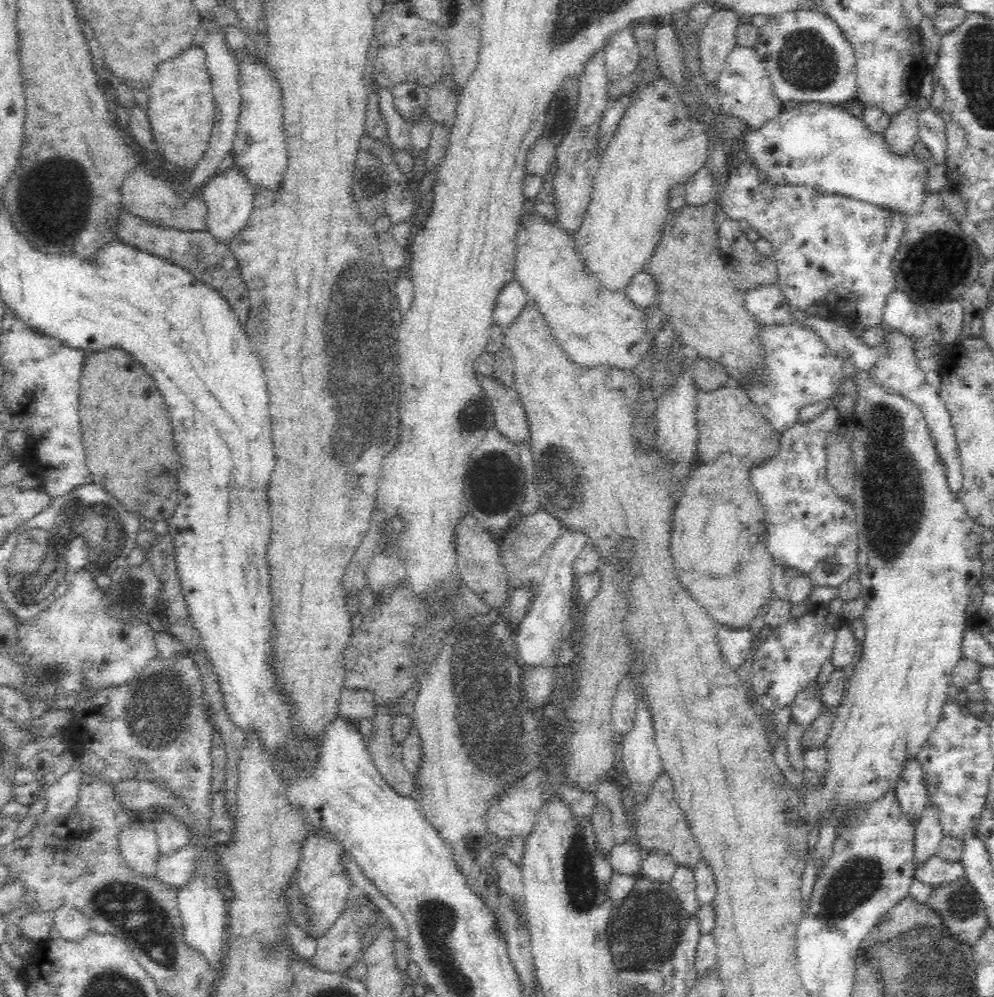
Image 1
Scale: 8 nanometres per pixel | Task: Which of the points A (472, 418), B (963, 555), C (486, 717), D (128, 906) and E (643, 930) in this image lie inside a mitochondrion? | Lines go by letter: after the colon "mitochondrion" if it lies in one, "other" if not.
A: mitochondrion
B: other
C: mitochondrion
D: mitochondrion
E: mitochondrion

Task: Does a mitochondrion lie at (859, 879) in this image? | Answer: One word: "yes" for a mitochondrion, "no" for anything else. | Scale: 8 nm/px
yes

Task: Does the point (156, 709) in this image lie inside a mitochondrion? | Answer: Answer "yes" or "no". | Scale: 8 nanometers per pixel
yes

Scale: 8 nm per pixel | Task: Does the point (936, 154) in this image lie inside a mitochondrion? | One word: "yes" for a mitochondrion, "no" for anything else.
no

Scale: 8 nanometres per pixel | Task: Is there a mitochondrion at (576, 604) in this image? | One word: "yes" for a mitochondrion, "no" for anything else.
no

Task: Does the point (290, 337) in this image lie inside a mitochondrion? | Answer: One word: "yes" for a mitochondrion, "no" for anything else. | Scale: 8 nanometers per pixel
no

